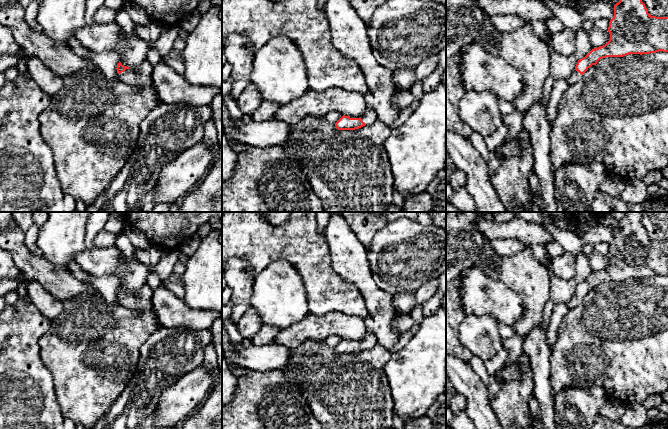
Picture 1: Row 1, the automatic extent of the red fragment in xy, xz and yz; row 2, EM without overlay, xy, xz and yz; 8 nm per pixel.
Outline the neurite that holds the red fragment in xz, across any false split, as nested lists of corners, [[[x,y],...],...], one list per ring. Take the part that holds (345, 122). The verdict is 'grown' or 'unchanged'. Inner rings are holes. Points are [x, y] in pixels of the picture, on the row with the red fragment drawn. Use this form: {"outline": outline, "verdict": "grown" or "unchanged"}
{"outline": [[[367,107],[365,113],[361,117],[352,117],[343,115],[336,123],[335,126],[338,130],[355,130],[365,125],[373,124],[377,121],[374,110]]], "verdict": "grown"}

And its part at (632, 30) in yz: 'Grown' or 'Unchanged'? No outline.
Grown

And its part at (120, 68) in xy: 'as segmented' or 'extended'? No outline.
extended

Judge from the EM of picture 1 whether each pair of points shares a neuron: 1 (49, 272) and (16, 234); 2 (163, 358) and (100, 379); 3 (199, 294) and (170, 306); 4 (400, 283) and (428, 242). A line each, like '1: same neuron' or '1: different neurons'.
1: same neuron
2: different neurons
3: different neurons
4: same neuron

